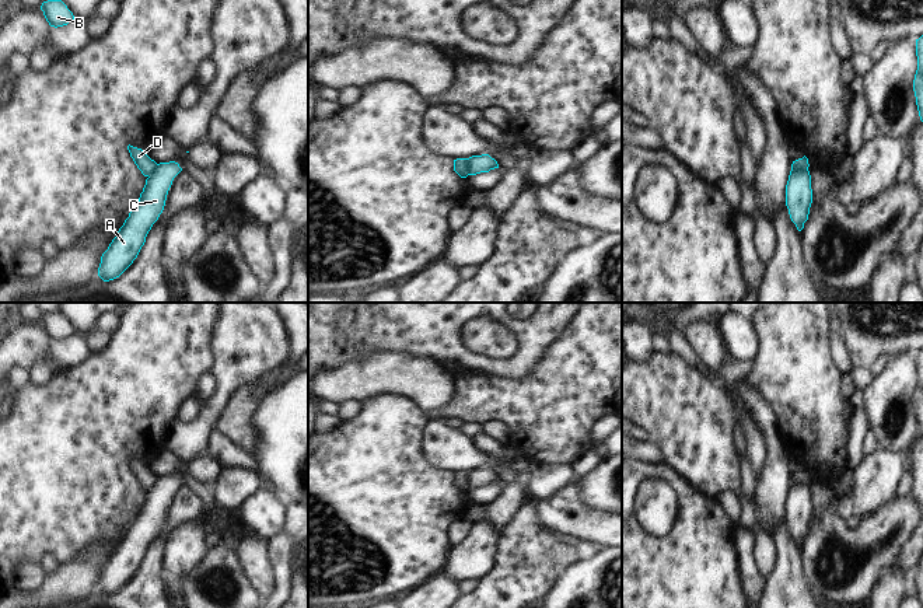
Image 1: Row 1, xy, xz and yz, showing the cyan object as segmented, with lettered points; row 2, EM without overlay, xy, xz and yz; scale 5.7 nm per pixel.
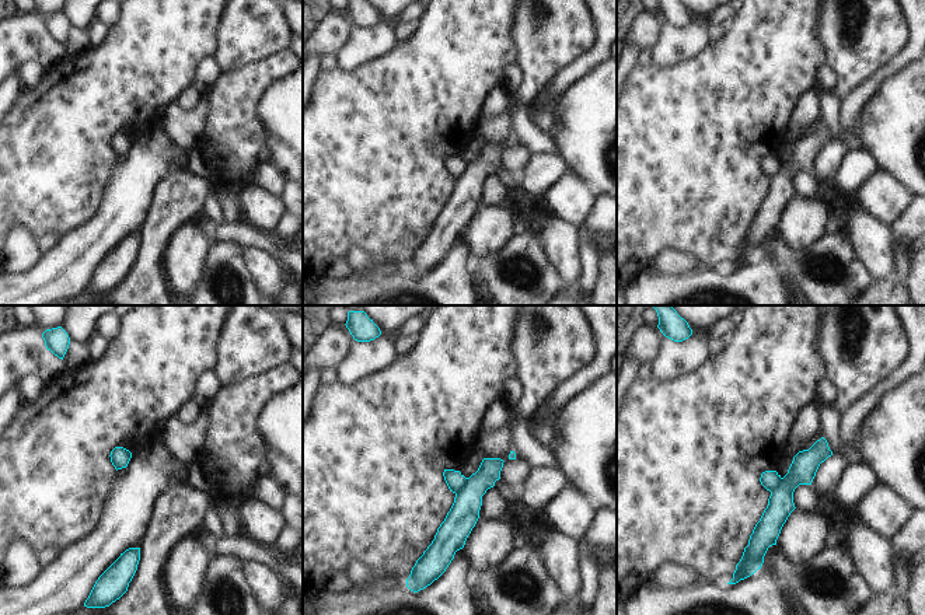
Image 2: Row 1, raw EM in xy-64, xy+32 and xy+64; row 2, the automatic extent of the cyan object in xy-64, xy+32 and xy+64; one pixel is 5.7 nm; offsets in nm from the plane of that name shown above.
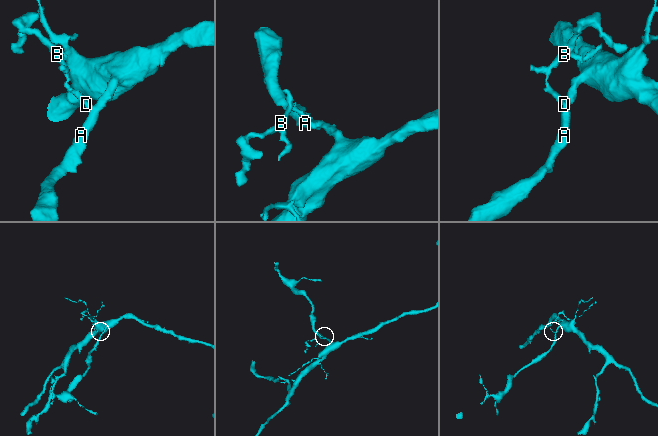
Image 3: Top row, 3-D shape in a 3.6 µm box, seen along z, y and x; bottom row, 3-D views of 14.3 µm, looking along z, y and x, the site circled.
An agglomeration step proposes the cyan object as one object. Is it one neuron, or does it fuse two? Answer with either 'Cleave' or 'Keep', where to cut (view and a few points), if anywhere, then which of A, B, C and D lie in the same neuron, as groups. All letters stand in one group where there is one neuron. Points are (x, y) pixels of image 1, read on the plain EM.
Cleave. Split along xz (465, 472), (468, 488). Groups: A C / B D.

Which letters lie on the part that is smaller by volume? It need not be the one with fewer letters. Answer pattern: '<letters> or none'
B, D

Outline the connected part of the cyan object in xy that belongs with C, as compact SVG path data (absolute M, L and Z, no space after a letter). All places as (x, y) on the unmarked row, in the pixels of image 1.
M160 476L146 493L139 516L101 570L98 590L104 595L119 591L137 572L153 538L164 524L174 492L182 485L178 476Z

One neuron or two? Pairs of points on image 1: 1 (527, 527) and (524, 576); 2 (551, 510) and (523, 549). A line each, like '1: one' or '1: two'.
1: one
2: two

